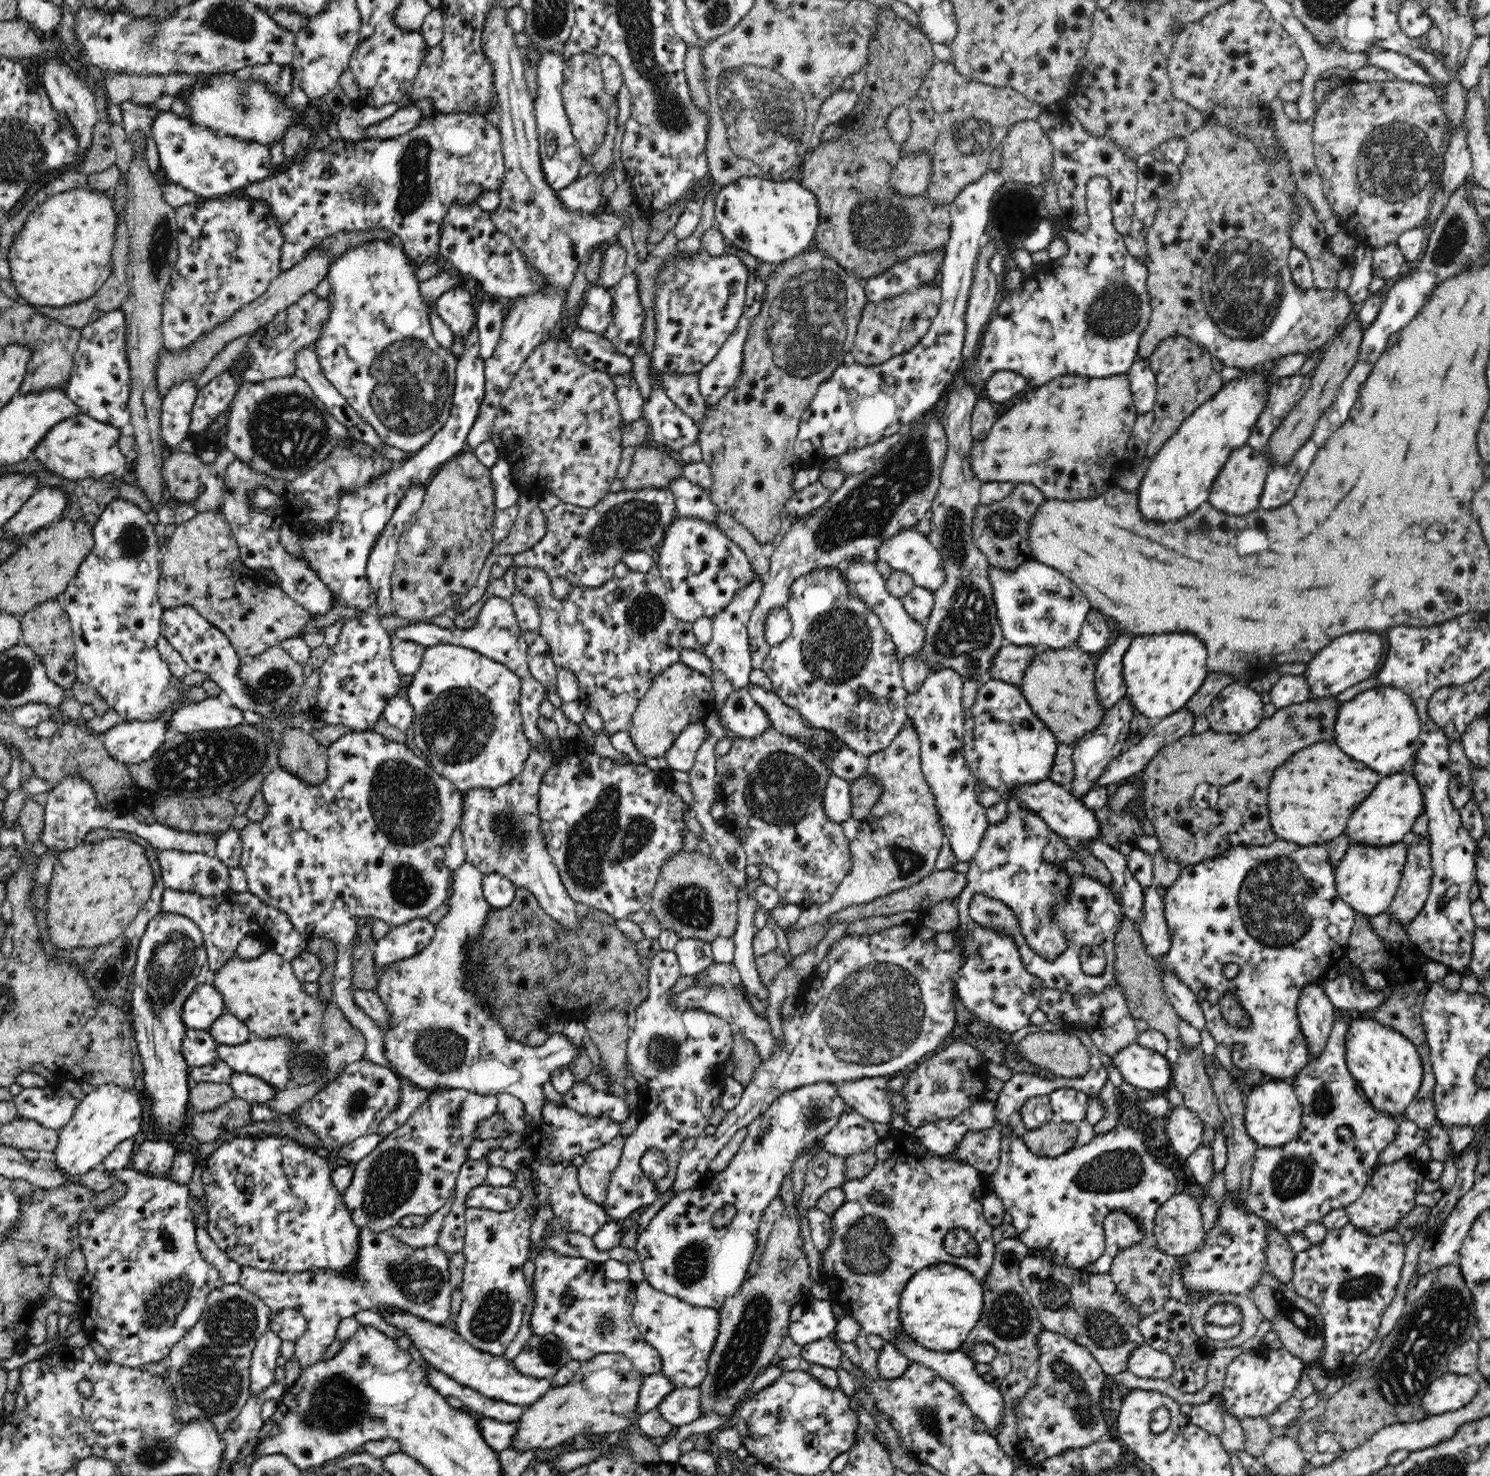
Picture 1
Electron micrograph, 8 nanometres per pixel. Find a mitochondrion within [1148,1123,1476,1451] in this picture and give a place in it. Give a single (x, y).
(1435, 1325)

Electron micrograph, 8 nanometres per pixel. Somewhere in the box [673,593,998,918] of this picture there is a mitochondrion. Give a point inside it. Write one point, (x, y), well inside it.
(783, 789)

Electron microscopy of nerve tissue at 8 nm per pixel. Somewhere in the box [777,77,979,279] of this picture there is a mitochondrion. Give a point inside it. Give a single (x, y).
(878, 226)

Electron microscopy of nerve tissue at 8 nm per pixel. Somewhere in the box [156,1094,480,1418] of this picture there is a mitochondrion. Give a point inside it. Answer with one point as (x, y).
(210, 1378)

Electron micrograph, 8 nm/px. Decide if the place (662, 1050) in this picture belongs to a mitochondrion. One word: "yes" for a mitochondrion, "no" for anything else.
yes

